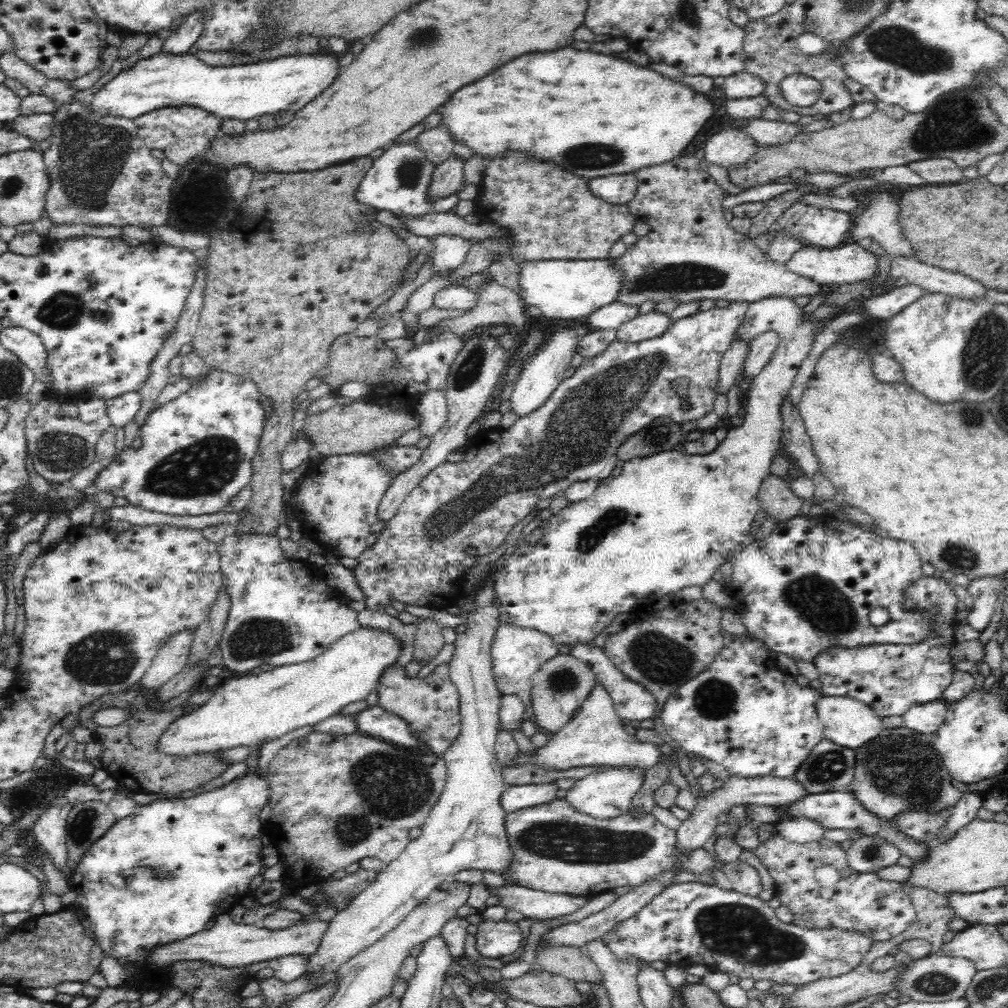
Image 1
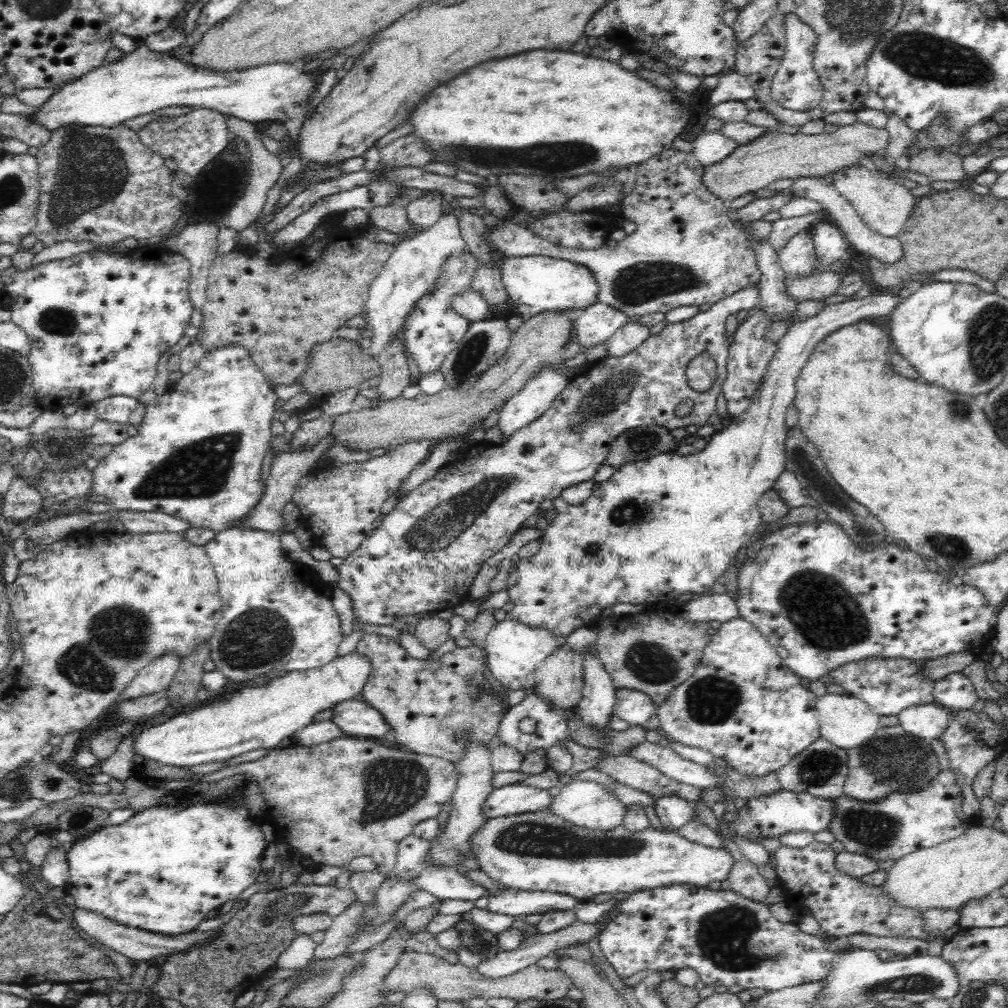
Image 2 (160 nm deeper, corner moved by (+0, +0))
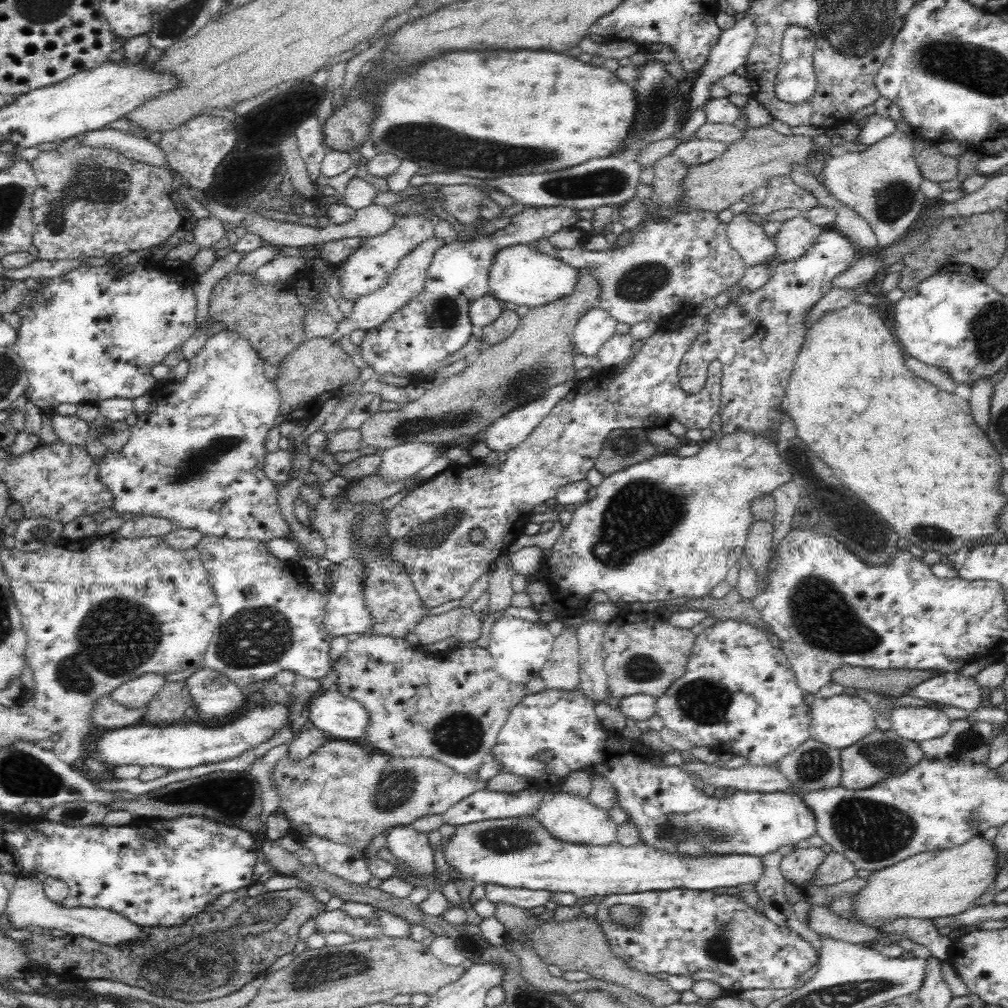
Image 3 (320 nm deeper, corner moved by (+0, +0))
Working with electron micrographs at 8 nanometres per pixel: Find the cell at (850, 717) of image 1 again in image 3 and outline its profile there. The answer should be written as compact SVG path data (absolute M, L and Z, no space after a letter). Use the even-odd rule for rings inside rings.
M841 693L832 698L815 698L810 713L812 721L808 728L809 739L822 742L832 748L840 750L848 748L875 731L877 714L868 705L868 702L859 696L848 696L848 694Z

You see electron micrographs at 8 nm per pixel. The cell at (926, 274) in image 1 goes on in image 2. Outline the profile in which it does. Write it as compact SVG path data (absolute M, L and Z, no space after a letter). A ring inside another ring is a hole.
M804 176L795 178L791 186L792 193L797 198L808 198L813 202L818 202L827 214L826 220L840 229L844 239L849 243L850 247L854 247L858 253L873 257L883 263L892 263L900 259L903 254L903 249L897 238L886 238L864 225L862 219L860 219L860 216L856 213L856 210L850 205L850 202L848 202L844 196L840 195L835 190L835 187L825 179L825 176Z

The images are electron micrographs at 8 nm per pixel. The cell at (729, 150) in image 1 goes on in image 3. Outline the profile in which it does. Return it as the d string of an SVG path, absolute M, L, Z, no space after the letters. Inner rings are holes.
M694 138L682 141L670 152L670 155L678 157L685 164L700 165L714 160L717 156L724 154L727 144L713 140Z

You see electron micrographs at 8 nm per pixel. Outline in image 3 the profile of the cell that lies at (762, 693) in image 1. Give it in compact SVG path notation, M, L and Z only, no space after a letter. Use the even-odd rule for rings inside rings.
M723 620L706 627L696 636L690 650L684 675L657 698L656 714L660 715L666 728L676 731L694 746L708 746L718 754L739 754L748 758L748 763L756 765L772 766L809 739L812 718L810 707L803 700L805 694L798 687L784 652L776 648L764 630L737 620Z

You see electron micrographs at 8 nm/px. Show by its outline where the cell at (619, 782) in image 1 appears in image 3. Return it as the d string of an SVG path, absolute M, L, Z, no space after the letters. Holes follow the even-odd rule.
M559 792L552 798L541 802L532 817L556 839L564 843L605 847L616 841L616 824L608 817L606 810L594 807L585 798Z

